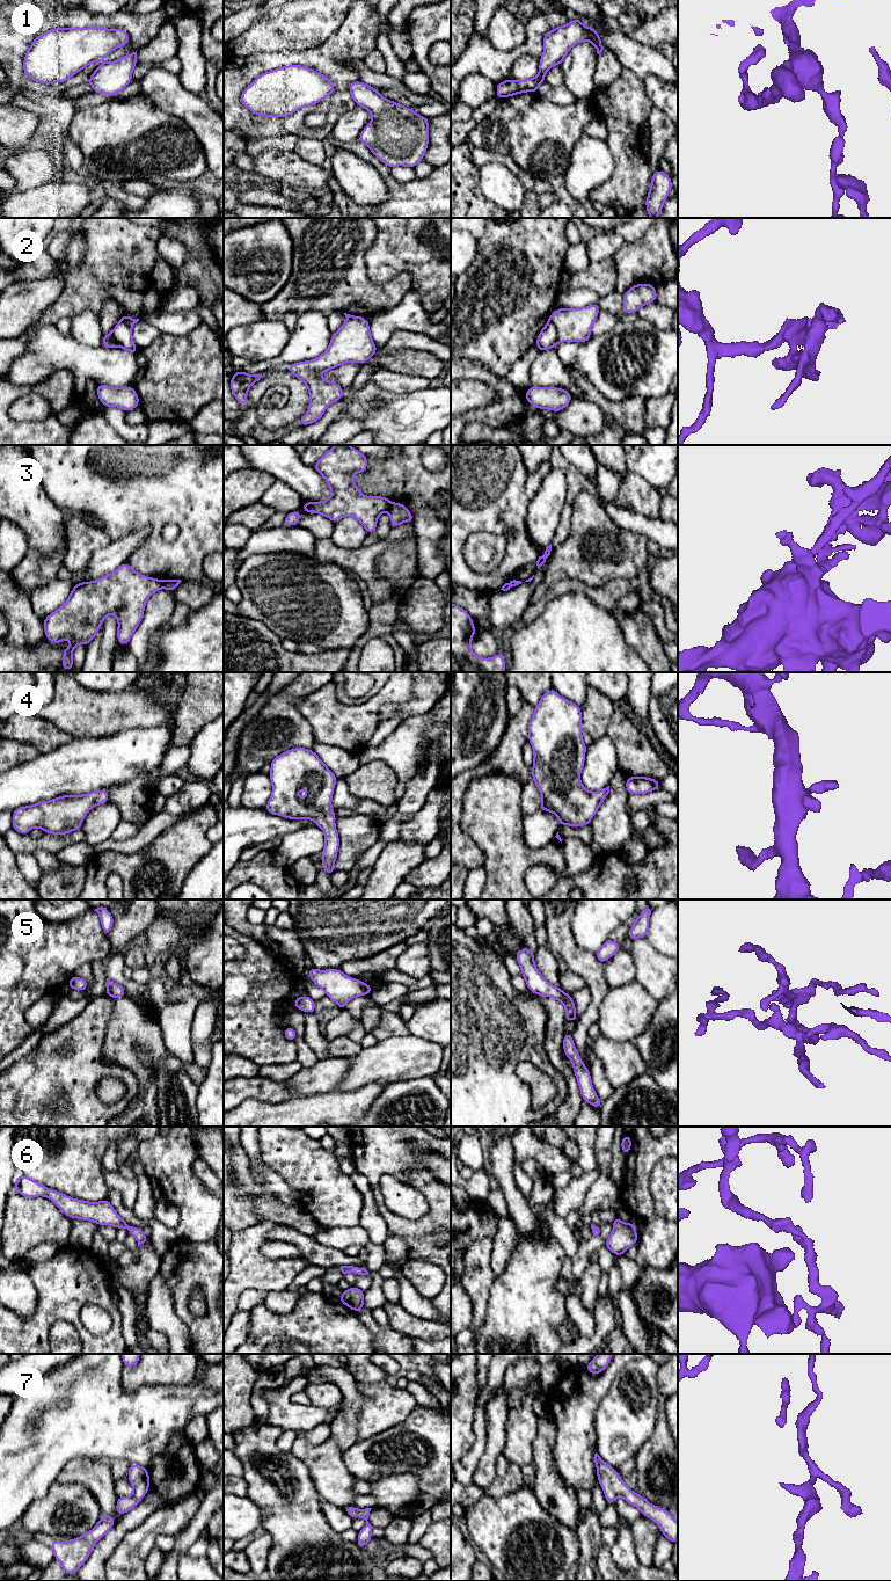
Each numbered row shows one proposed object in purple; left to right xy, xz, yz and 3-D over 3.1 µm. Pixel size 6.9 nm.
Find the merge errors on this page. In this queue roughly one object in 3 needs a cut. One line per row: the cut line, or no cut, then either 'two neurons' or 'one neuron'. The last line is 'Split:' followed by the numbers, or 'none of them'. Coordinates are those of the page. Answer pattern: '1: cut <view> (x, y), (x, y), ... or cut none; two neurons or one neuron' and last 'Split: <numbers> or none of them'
1: cut none; one neuron
2: cut yz (548, 320), (555, 328), (556, 343); two neurons
3: cut xz (391, 503), (387, 510); two neurons
4: cut none; one neuron
5: cut none; one neuron
6: cut none; one neuron
7: cut none; one neuron
Split: 2, 3

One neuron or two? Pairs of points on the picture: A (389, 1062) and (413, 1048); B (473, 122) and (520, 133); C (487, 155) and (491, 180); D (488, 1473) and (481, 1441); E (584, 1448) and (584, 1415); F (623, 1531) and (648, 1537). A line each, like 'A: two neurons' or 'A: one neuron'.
A: one neuron
B: two neurons
C: two neurons
D: two neurons
E: one neuron
F: two neurons

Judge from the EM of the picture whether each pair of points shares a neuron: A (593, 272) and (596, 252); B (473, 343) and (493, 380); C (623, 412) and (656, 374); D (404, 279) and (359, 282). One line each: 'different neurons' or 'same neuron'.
A: different neurons
B: different neurons
C: different neurons
D: same neuron

